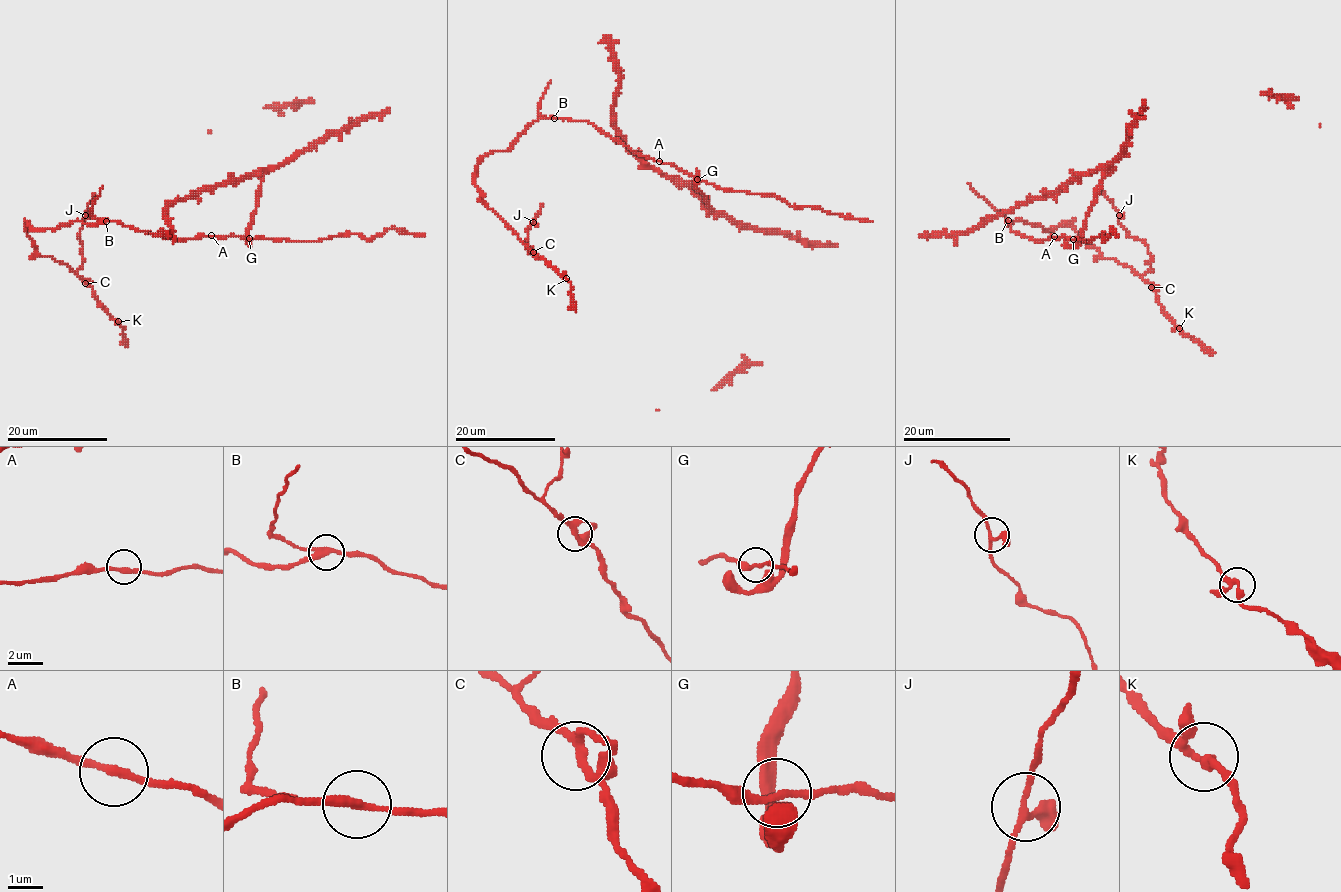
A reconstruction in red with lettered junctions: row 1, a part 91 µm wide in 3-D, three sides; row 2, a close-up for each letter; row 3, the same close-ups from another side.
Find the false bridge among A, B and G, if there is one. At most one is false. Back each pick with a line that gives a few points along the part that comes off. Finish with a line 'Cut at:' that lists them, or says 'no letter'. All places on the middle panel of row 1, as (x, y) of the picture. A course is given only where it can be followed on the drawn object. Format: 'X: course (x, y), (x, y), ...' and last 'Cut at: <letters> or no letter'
B: course (554, 117), (532, 123), (506, 150), (489, 151), (476, 170), (474, 185), (521, 241), (569, 281), (575, 311)
Cut at: B

